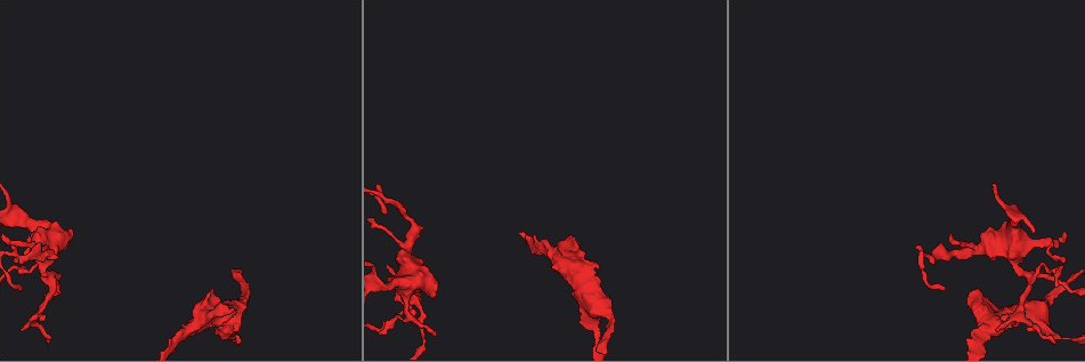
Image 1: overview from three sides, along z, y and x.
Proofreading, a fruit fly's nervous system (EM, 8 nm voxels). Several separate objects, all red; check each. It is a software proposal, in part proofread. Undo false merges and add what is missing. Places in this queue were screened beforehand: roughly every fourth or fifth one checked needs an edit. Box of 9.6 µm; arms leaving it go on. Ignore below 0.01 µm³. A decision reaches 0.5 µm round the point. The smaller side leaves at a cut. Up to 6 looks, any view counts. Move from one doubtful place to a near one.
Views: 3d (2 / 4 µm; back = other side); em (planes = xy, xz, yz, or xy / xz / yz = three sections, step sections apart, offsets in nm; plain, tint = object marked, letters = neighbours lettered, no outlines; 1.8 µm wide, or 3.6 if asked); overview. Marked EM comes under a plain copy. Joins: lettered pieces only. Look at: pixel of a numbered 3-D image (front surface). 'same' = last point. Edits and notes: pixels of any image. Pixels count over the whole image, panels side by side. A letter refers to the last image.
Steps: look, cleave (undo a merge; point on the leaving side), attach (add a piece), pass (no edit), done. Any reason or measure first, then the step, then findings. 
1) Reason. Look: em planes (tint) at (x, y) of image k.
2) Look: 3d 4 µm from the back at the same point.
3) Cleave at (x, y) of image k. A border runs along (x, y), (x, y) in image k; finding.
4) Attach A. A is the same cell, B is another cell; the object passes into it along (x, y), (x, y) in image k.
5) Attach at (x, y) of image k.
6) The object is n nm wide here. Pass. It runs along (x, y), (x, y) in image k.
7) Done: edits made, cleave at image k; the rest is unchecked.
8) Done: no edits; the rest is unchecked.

Look: em planes (letters) at (393, 319) of image 1.

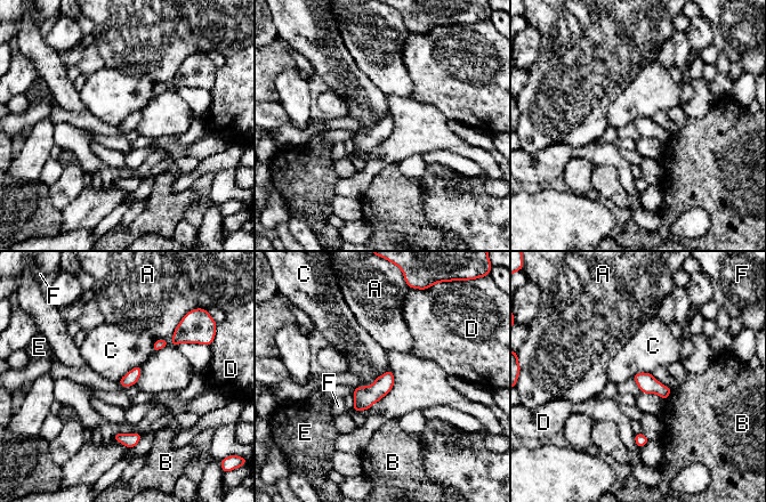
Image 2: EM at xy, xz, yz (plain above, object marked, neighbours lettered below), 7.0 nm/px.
Pass. A, B, C, D, E and F are other cells; a border runs along (140, 364), (129, 370), (118, 380) in image 2; continuous, no second neuron.

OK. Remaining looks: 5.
Look: em xz step 4 (letters) at (387, 213) of image 1.

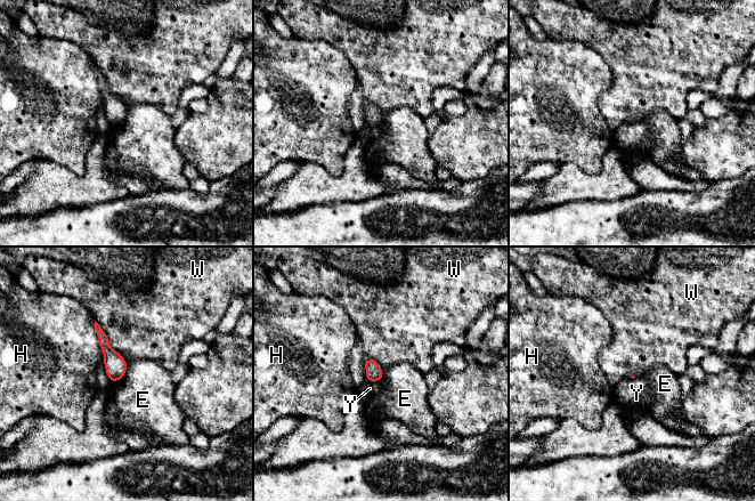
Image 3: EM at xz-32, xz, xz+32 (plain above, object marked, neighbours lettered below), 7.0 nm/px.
Cut it another way. Look: em planes (letters) at the same point.

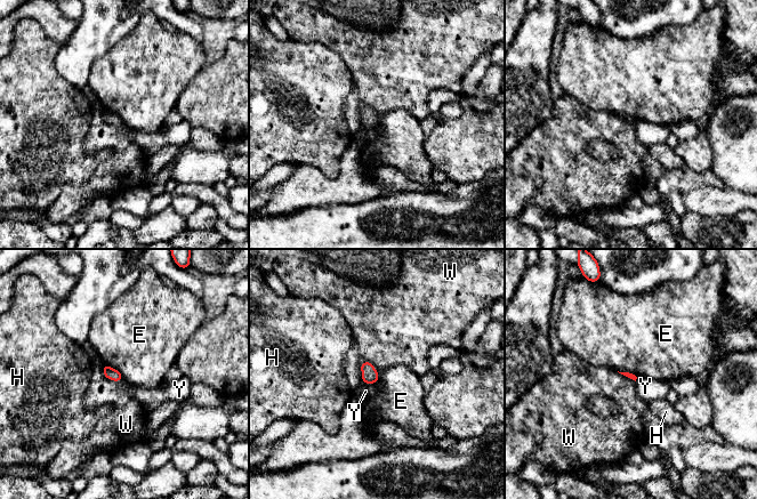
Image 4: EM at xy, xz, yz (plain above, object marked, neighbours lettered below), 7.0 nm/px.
Pass. E, H, W and Y are other cells; a border runs along (104, 364), (114, 368), (123, 378) in image 4; no lettered piece goes on from it.

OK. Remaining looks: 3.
Branch stops here. Look: em planes (letters) at (209, 292) of image 1.

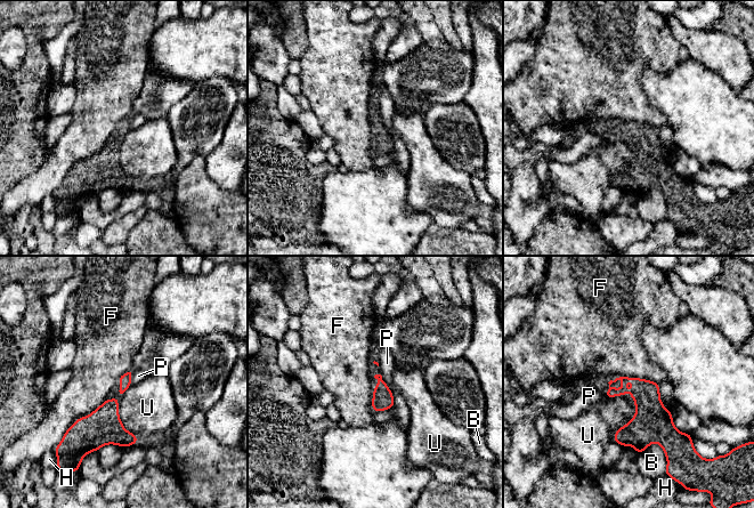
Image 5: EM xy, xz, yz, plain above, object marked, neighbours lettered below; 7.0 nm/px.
The longest contact is with F, 420 nm. Pass. B, F, H, P and U are other cells; a border runs along (106, 398), (81, 416), (62, 437) in image 5; no lettered piece goes on from it.

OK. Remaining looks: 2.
Done: no edits; the rest is unchecked.

